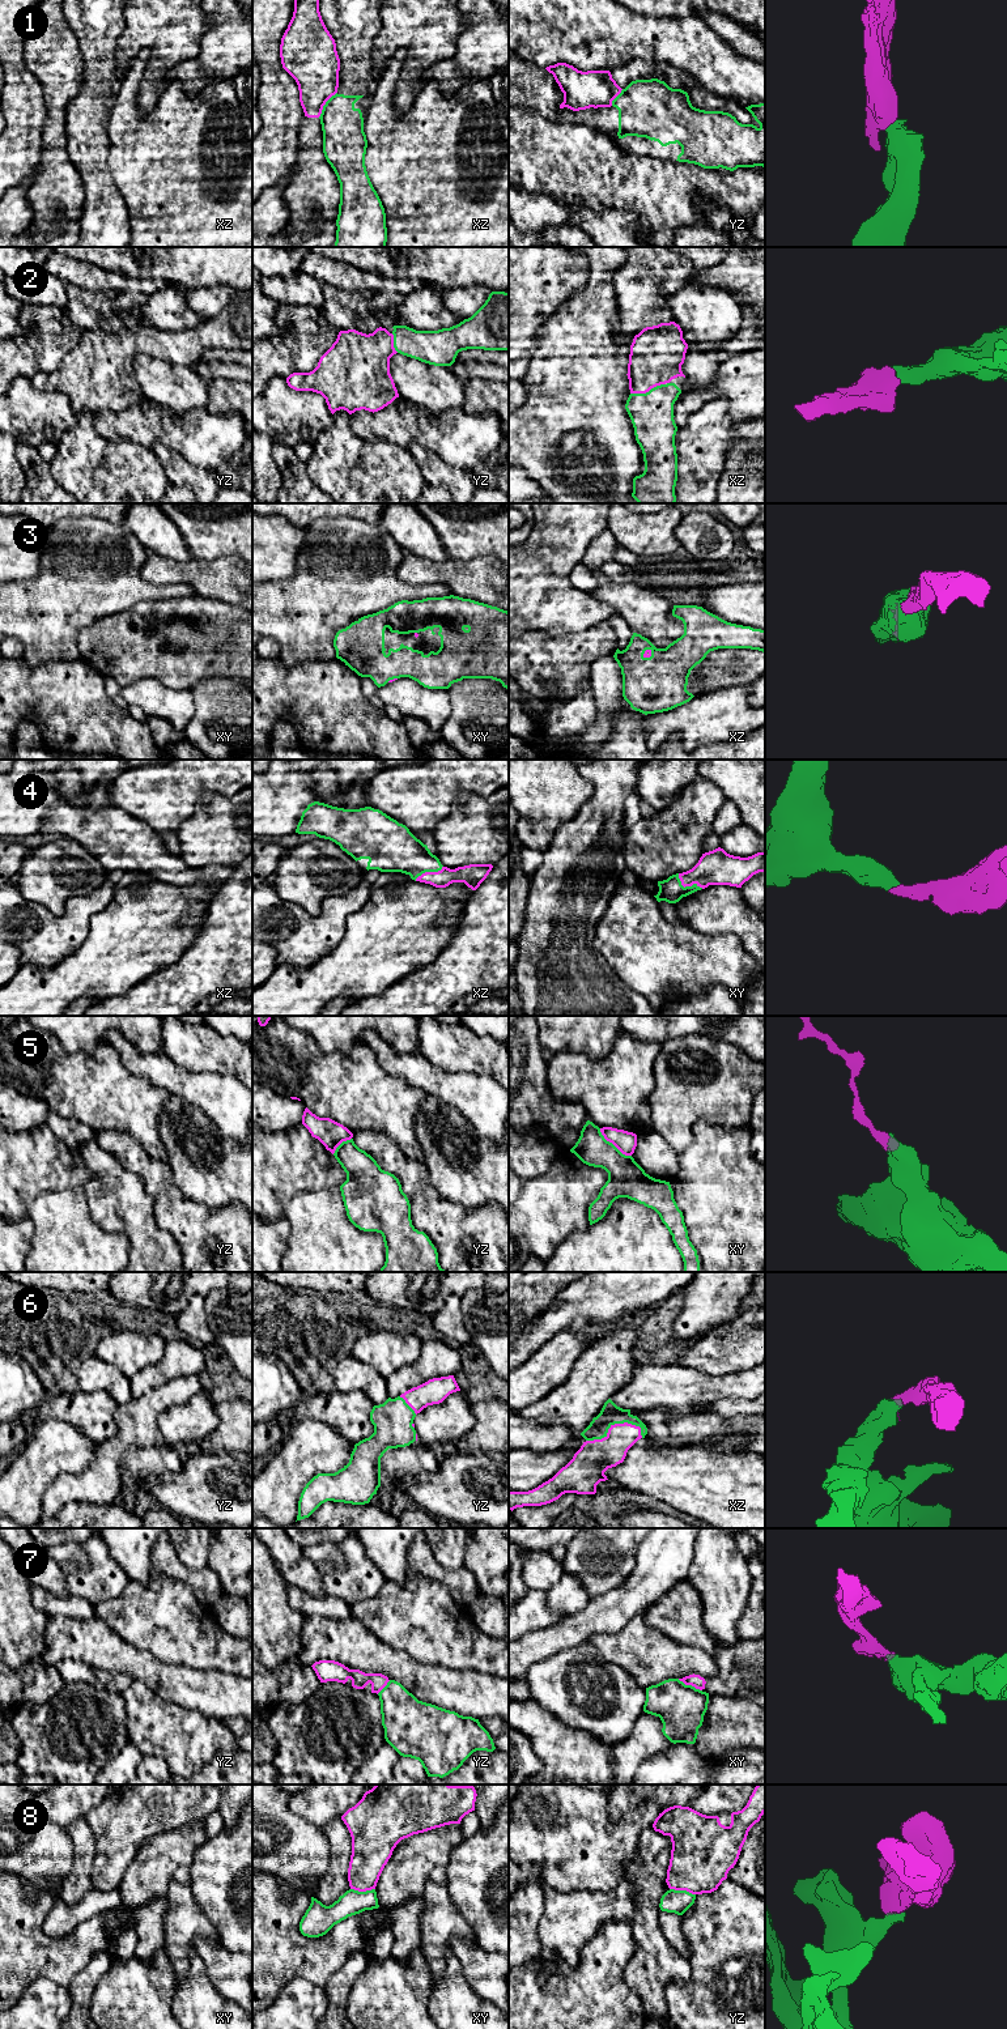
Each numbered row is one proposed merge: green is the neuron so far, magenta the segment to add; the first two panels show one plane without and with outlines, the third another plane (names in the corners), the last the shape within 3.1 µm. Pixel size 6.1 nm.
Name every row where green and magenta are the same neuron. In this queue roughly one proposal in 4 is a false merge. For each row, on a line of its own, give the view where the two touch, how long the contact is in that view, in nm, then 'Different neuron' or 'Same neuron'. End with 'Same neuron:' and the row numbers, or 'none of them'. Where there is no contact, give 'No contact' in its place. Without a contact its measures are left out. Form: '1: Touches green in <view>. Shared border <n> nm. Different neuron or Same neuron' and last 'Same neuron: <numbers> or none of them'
1: Touches green in xz. Shared border 200 nm. Different neuron
2: Touches green in xz. Shared border 220 nm. Same neuron
3: Touches green in xz. Shared border 80 nm. Same neuron
4: Touches green in xy. Shared border 180 nm. Same neuron
5: Touches green in xy. Shared border 260 nm. Different neuron
6: Touches green in xz. Shared border 360 nm. Same neuron
7: Touches green in xy. Shared border 170 nm. Different neuron
8: Touches green in yz. Shared border 170 nm. Different neuron
Same neuron: 2, 3, 4, 6

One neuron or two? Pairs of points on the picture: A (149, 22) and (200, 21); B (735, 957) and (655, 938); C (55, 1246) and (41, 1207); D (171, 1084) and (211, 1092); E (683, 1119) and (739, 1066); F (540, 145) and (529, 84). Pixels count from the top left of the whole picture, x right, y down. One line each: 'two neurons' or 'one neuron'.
A: one neuron
B: one neuron
C: one neuron
D: one neuron
E: one neuron
F: two neurons

